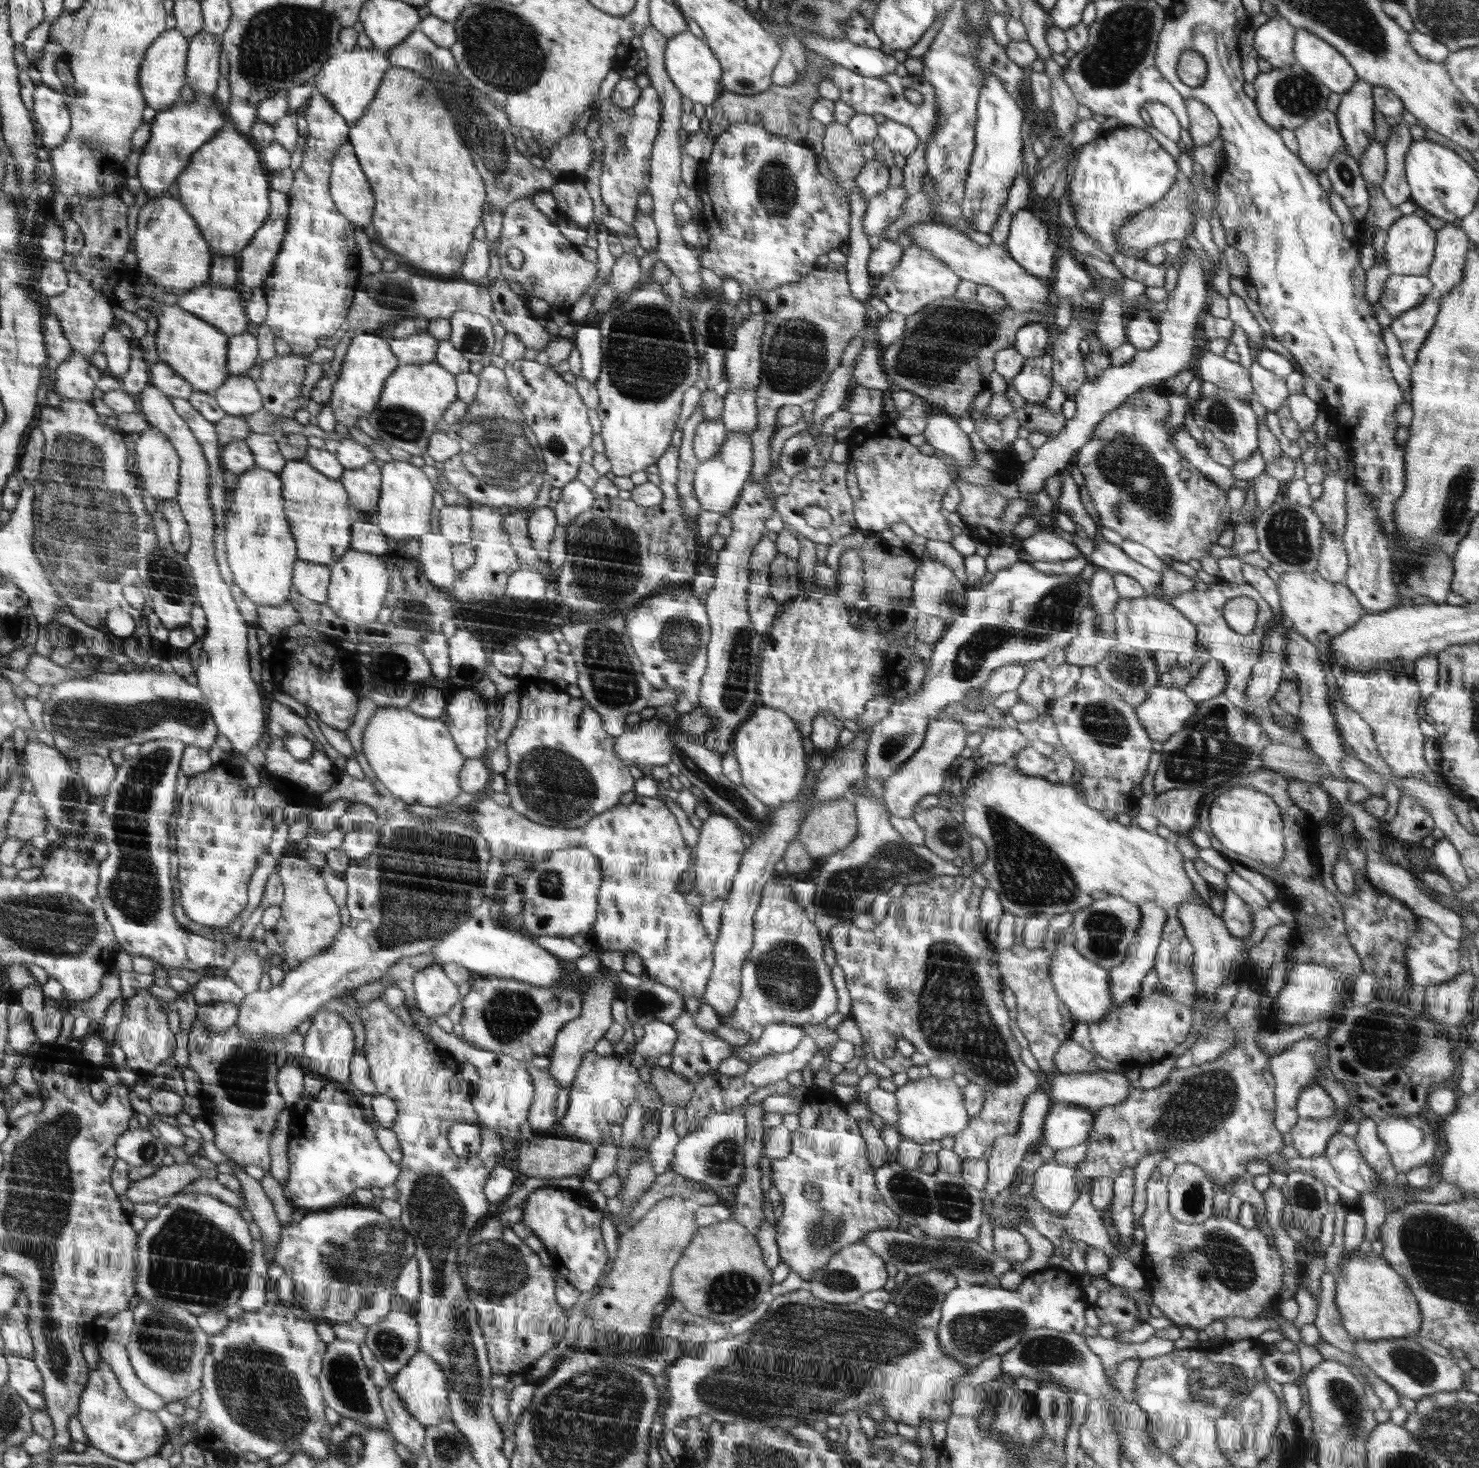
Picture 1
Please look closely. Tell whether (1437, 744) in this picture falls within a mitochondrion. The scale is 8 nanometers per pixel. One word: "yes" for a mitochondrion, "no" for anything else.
no

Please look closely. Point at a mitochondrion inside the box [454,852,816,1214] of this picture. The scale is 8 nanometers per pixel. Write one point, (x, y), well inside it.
(509, 1014)

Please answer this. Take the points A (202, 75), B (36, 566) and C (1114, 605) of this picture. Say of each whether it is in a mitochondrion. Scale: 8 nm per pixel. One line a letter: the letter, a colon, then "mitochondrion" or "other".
A: other
B: mitochondrion
C: other

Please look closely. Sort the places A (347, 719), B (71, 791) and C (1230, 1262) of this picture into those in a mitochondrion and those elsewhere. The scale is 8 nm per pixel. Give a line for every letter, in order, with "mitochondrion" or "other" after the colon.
A: other
B: mitochondrion
C: mitochondrion

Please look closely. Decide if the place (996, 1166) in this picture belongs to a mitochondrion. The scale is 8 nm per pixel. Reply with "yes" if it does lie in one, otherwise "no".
no

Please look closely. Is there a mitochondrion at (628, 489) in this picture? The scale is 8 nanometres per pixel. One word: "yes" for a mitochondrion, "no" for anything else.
no

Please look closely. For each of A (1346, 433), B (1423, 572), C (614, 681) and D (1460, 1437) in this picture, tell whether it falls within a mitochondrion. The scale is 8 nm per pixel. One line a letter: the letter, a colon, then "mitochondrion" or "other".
A: other
B: mitochondrion
C: mitochondrion
D: mitochondrion

